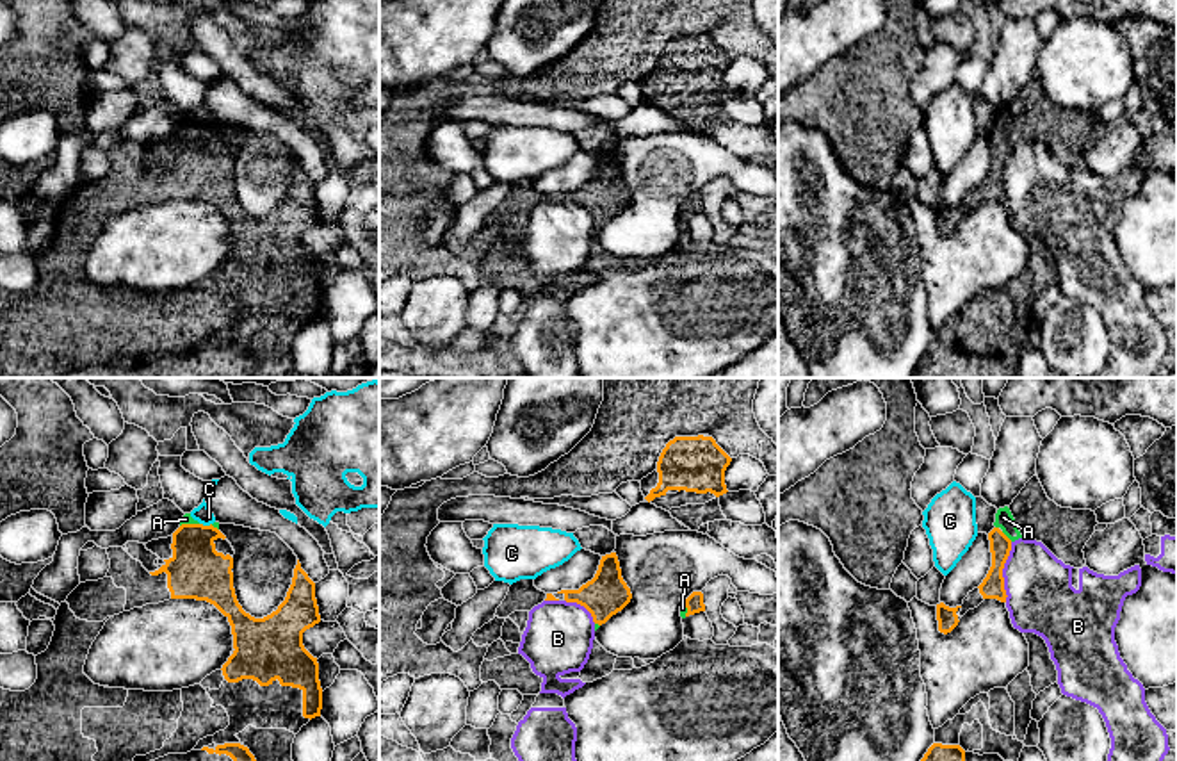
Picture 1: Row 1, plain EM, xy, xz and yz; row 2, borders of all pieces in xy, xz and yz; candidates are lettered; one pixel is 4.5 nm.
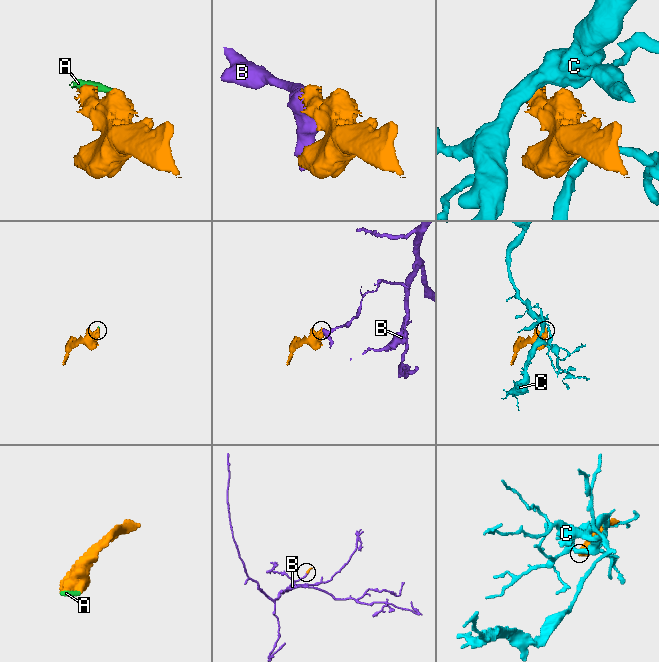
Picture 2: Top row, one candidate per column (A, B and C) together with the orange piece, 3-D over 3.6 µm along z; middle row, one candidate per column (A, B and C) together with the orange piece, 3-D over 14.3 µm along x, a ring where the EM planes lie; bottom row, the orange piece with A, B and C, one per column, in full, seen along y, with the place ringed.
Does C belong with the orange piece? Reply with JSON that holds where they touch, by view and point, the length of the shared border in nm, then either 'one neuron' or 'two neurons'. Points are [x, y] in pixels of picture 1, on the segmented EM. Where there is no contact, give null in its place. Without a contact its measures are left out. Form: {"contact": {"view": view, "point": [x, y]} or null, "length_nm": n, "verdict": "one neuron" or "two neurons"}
{"contact": {"view": "xy", "point": [205, 526]}, "length_nm": 60, "verdict": "two neurons"}

